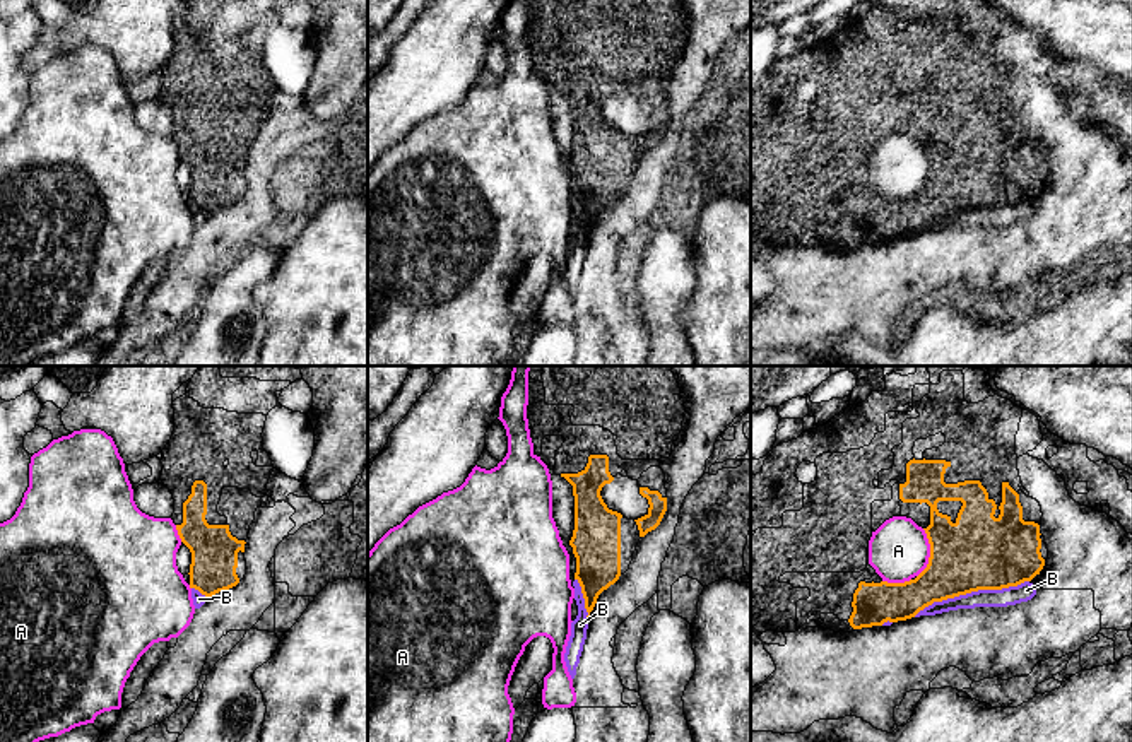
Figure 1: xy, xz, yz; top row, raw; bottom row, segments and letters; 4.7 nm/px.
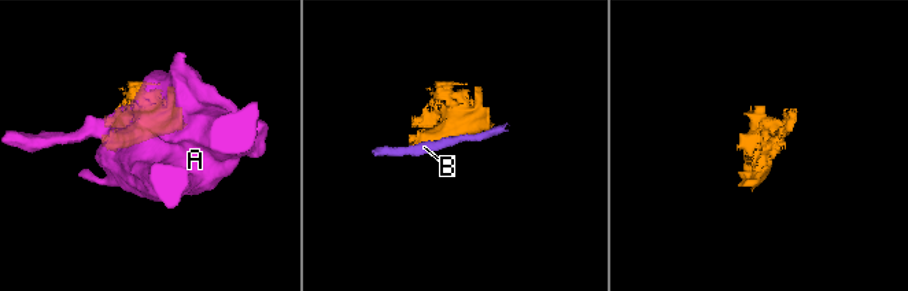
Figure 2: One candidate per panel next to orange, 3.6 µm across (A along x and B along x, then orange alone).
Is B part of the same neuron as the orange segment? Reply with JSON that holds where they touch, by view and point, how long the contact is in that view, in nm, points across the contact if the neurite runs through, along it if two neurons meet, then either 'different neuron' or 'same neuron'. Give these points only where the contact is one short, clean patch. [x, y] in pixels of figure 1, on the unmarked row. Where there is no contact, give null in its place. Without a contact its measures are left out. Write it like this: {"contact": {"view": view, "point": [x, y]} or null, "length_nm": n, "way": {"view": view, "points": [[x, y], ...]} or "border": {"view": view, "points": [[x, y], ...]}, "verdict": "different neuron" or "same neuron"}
{"contact": {"view": "yz", "point": [970, 209]}, "length_nm": 550, "verdict": "different neuron"}

